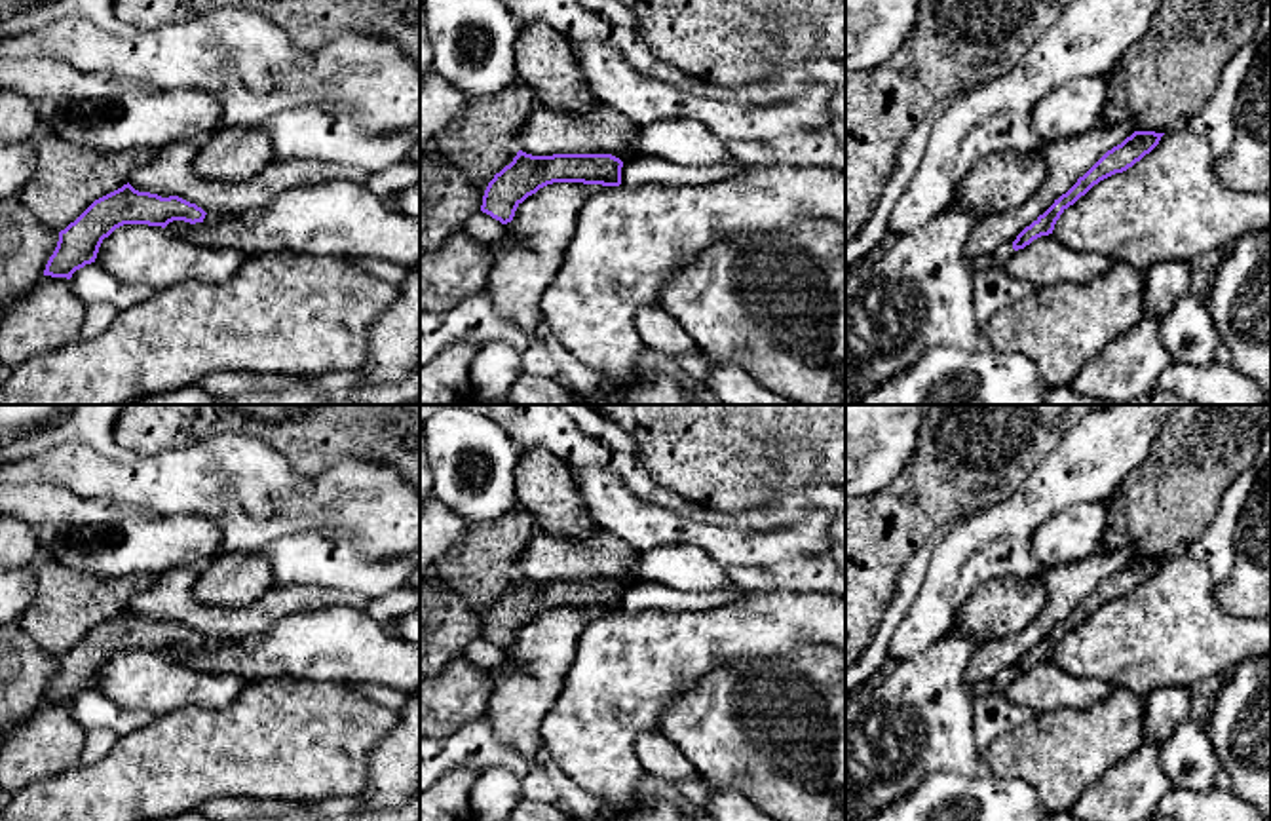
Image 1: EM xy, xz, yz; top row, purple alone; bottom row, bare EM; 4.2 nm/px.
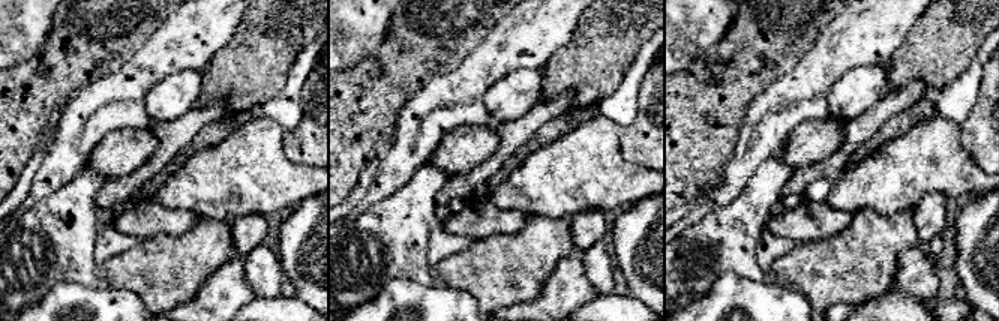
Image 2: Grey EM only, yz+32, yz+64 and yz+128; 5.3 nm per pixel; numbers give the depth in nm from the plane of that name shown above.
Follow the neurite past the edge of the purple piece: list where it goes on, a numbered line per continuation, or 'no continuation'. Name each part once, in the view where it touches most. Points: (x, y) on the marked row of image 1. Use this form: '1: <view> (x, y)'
no continuation

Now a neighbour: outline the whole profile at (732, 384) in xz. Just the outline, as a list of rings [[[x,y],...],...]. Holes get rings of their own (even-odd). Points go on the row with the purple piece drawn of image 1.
[[[707,359],[707,384],[726,405],[794,405],[769,391],[737,365],[711,363]]]

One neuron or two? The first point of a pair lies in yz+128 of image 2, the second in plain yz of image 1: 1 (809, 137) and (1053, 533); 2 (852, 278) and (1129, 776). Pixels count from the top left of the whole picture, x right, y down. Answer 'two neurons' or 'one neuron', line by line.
1: two neurons
2: two neurons

